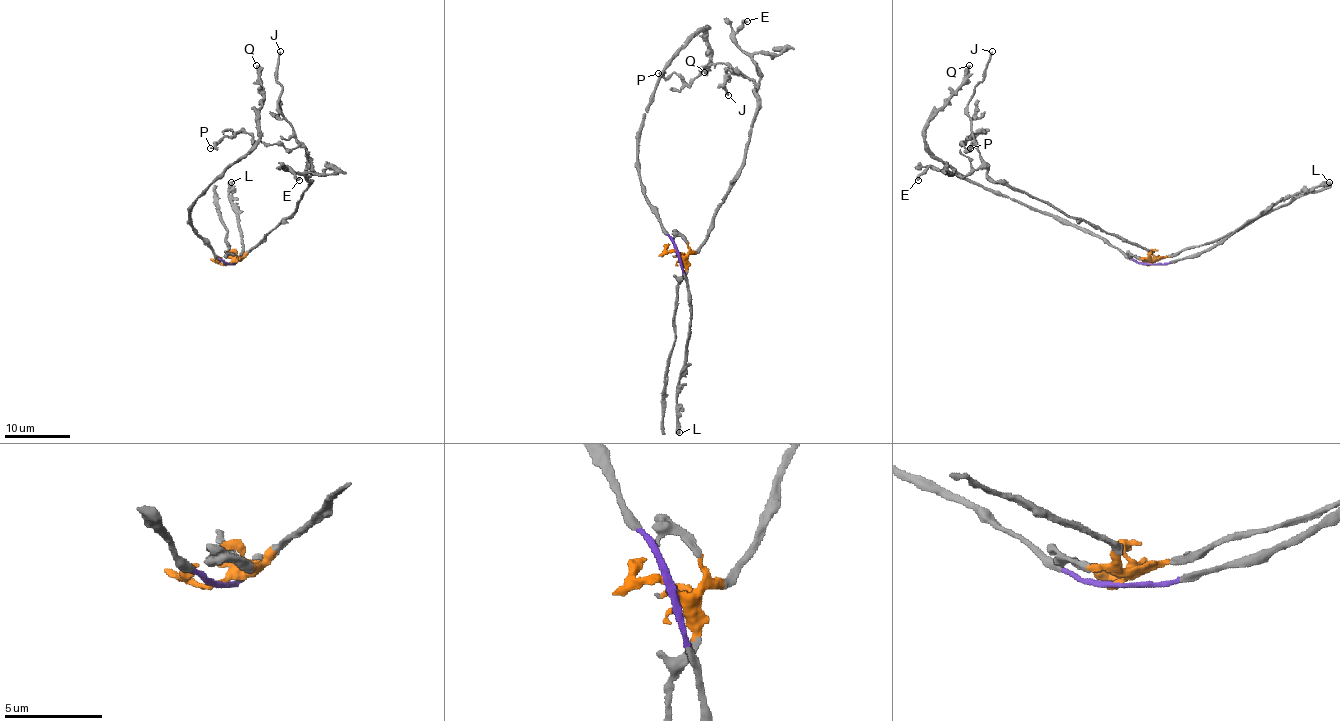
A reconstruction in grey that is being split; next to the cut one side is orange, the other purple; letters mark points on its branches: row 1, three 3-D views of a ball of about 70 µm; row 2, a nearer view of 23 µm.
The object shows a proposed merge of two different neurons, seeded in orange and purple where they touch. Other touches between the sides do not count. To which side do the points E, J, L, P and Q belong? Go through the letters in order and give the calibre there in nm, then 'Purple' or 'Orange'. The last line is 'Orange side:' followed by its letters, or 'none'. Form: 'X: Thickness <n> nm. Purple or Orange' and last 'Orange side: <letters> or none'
E: Thickness 320 nm. Orange
J: Thickness 240 nm. Orange
L: Thickness 500 nm. Purple
P: Thickness 240 nm. Orange
Q: Thickness 420 nm. Purple
Orange side: E, J, P

